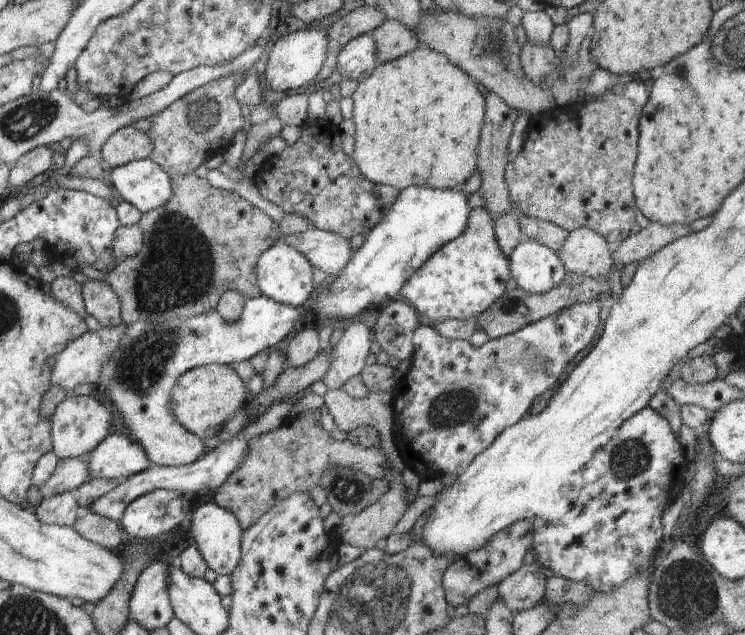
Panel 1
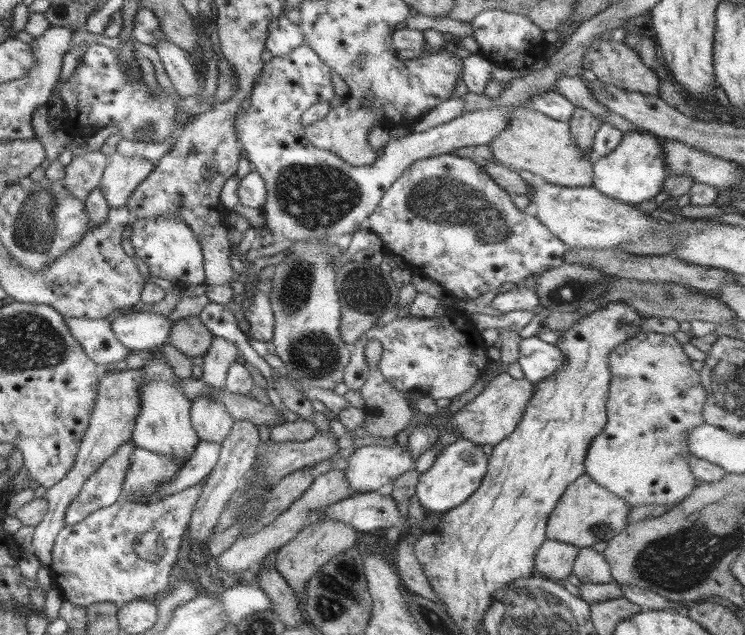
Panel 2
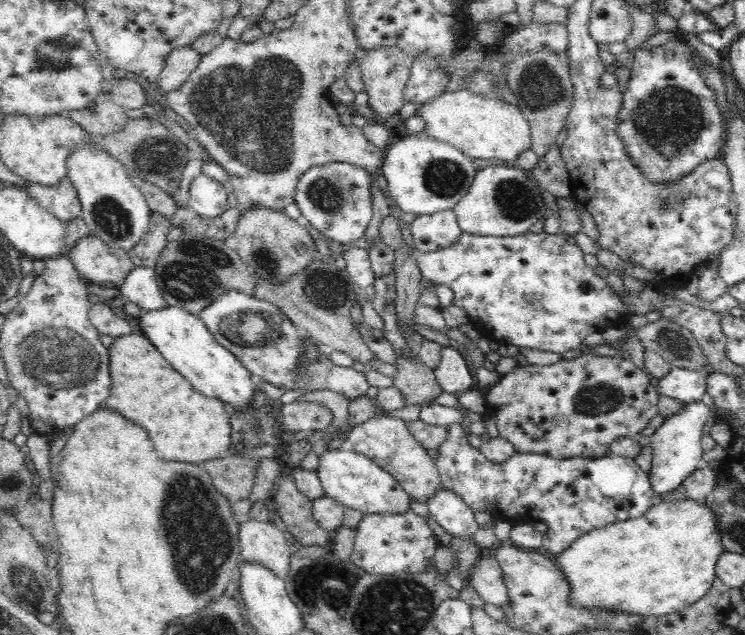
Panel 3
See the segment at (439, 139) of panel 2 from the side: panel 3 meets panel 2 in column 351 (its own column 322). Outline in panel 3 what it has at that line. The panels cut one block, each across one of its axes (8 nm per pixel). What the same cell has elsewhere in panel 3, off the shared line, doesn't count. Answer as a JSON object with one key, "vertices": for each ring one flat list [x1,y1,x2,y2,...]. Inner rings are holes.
{"vertices":[[328,162,324,166,312,166,298,182,296,202,310,226,322,236,338,244,364,240,364,232,372,222,372,196,370,196,370,172,362,166,348,162]]}

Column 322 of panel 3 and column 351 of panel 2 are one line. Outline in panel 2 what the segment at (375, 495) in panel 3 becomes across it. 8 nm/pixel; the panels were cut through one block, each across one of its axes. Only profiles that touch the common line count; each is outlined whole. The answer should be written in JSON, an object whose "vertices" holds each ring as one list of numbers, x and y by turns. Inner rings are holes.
{"vertices":[[397,442,391,448,385,446,361,446,357,450,353,450,353,454,349,454,347,458,347,468,343,470,345,480,349,484,349,488,357,494,371,494,377,492,381,486,385,484,393,484,401,474,405,474,407,470,413,468,413,458,409,452,405,452]]}

